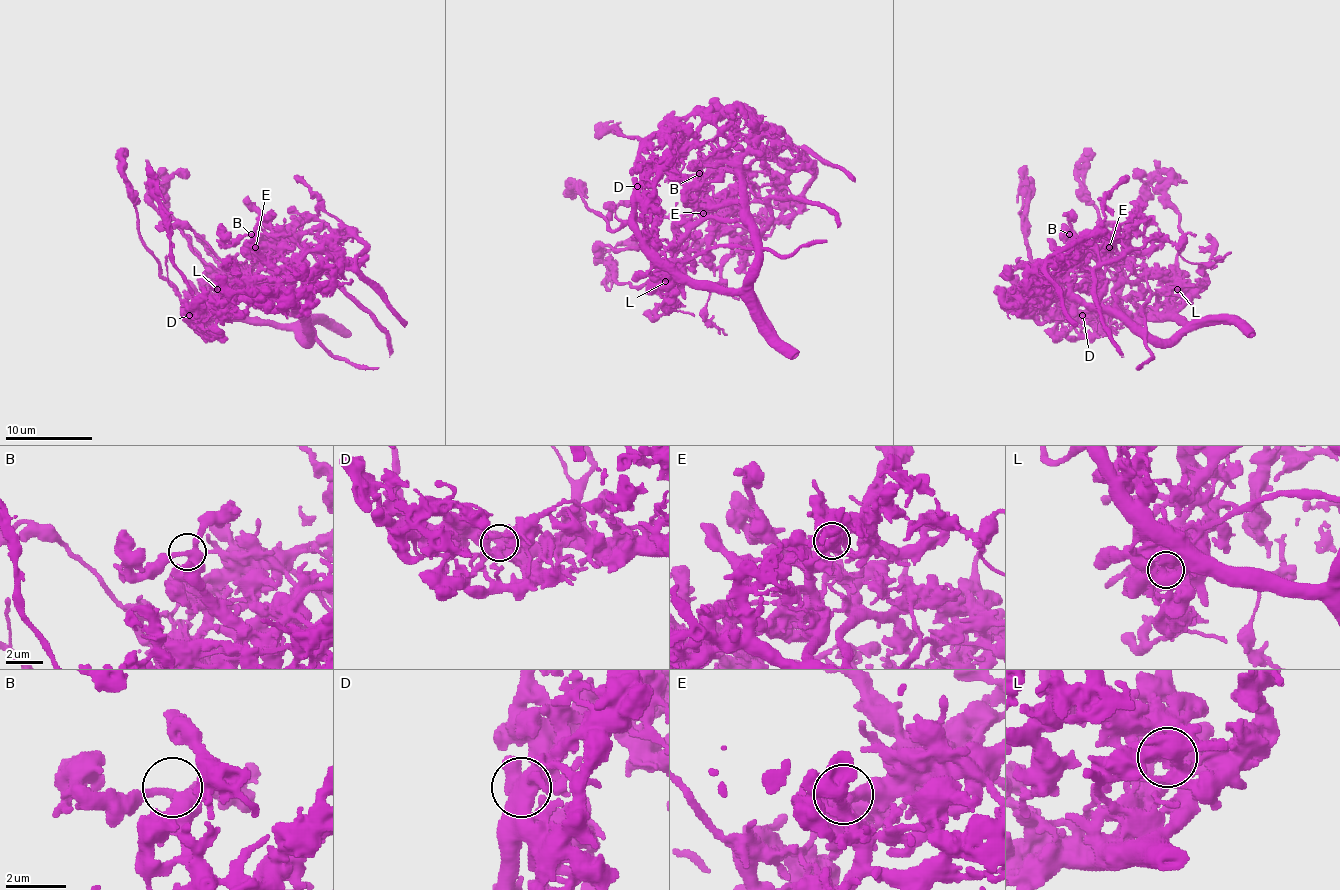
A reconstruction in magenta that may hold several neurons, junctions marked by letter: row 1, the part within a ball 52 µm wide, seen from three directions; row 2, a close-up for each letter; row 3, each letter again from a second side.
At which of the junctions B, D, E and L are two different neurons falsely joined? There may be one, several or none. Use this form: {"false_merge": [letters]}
{"false_merge": ["L"]}

